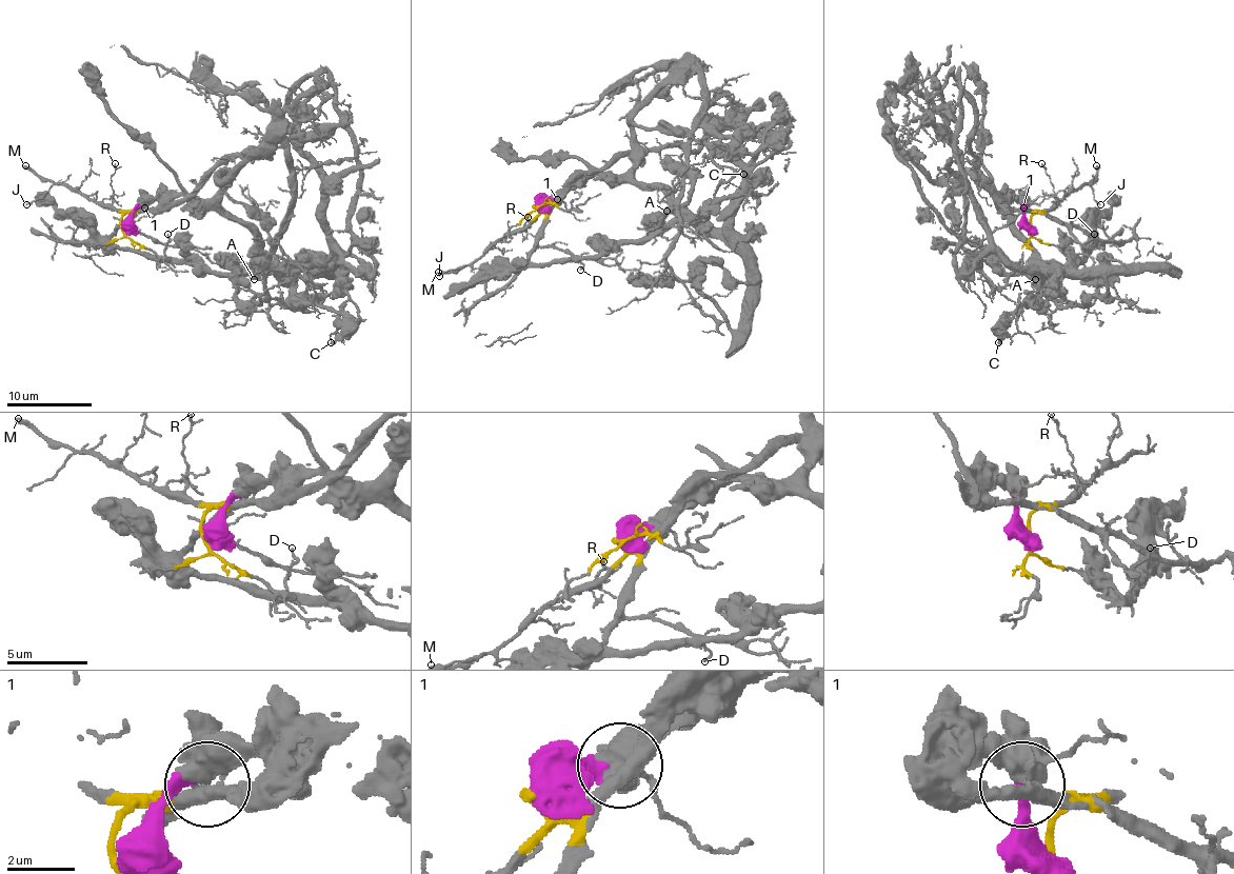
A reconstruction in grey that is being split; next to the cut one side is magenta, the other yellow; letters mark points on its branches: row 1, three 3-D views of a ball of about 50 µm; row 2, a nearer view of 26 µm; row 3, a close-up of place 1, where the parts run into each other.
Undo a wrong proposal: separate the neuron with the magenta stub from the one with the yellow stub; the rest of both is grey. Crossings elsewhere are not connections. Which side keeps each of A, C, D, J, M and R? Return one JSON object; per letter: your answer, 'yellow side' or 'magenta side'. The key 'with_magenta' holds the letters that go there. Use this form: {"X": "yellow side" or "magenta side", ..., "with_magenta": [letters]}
{"A": "magenta side", "C": "magenta side", "D": "yellow side", "J": "yellow side", "M": "yellow side", "R": "yellow side", "with_magenta": ["A", "C"]}

